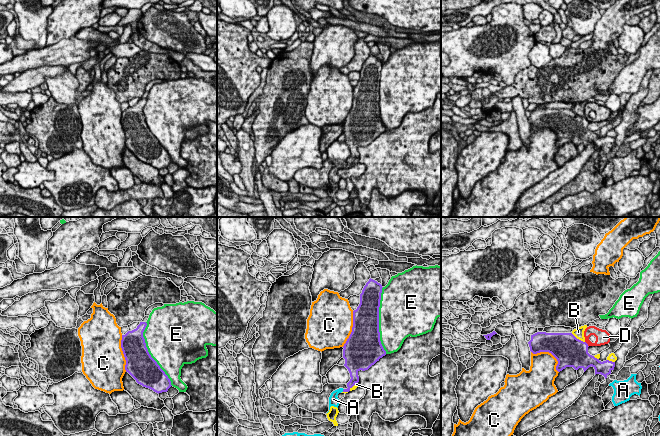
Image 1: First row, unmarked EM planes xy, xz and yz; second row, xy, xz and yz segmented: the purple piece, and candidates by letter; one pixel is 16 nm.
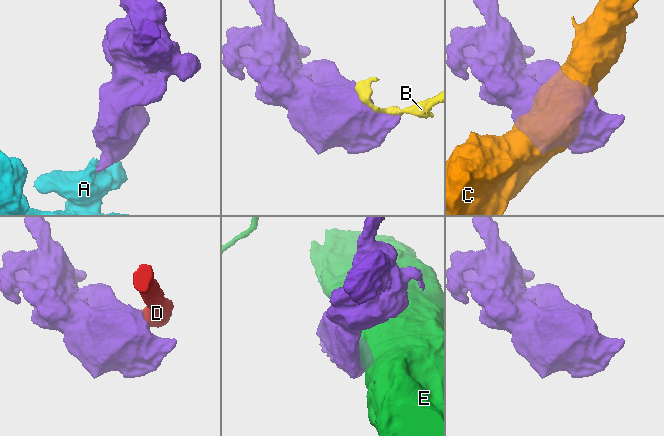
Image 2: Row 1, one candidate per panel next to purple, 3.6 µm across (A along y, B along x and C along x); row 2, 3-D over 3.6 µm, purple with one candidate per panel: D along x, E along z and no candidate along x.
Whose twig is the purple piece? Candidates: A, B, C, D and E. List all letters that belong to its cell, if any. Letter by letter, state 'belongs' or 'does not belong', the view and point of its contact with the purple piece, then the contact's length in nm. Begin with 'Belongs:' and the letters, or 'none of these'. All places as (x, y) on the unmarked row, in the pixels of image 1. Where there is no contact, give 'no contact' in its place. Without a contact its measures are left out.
Belongs: A
A: belongs | xz (343, 166) | 60 nm
B: does not belong | yz (578, 115) | 260 nm
C: does not belong | yz (550, 128) | 550 nm
D: does not belong | yz (587, 120) | 110 nm
E: does not belong | xz (378, 96) | 1050 nm

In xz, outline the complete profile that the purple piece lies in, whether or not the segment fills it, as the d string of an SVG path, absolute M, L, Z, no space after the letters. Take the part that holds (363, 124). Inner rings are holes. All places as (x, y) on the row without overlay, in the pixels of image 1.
M373 55L364 62L360 70L360 80L353 87L352 108L343 122L344 142L350 149L347 165L339 164L329 173L329 186L331 182L337 183L341 179L338 170L349 168L359 158L358 148L368 146L380 134L386 131L379 108L379 83L382 61Z

